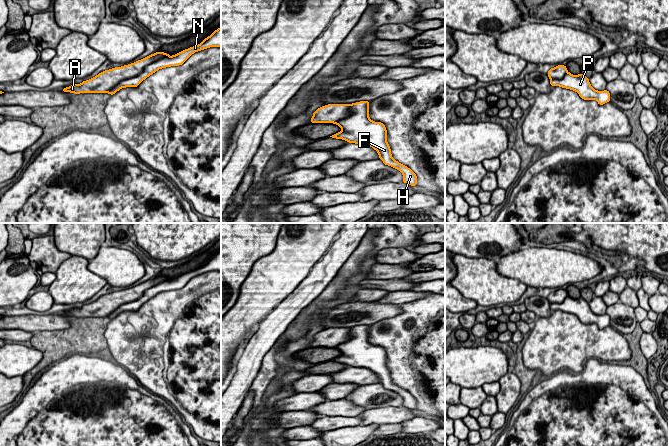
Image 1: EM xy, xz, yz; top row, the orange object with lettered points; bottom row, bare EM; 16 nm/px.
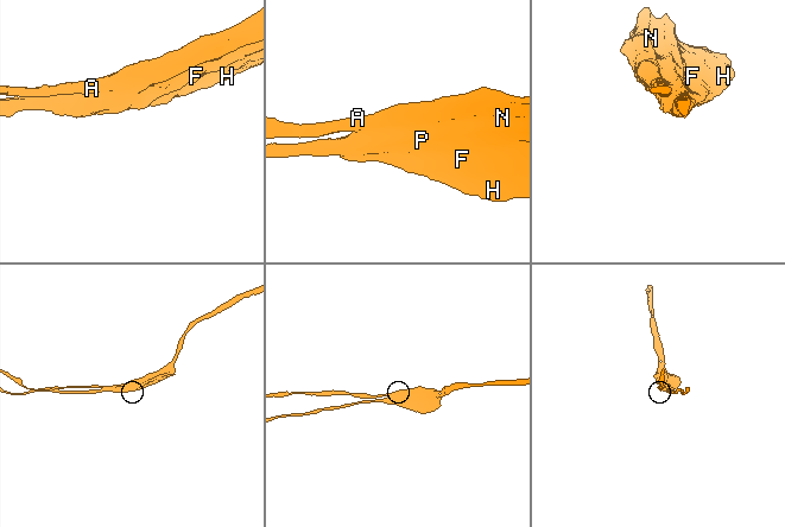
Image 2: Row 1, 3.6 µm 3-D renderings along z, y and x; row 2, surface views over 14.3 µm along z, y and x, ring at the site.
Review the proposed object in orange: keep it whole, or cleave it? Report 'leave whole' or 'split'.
split

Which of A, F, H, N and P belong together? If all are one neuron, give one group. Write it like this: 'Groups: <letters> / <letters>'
Groups: A / F H N P

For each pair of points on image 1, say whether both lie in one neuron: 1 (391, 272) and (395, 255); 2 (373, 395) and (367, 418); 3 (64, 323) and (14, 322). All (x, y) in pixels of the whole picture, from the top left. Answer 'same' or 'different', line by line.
1: different
2: different
3: same

